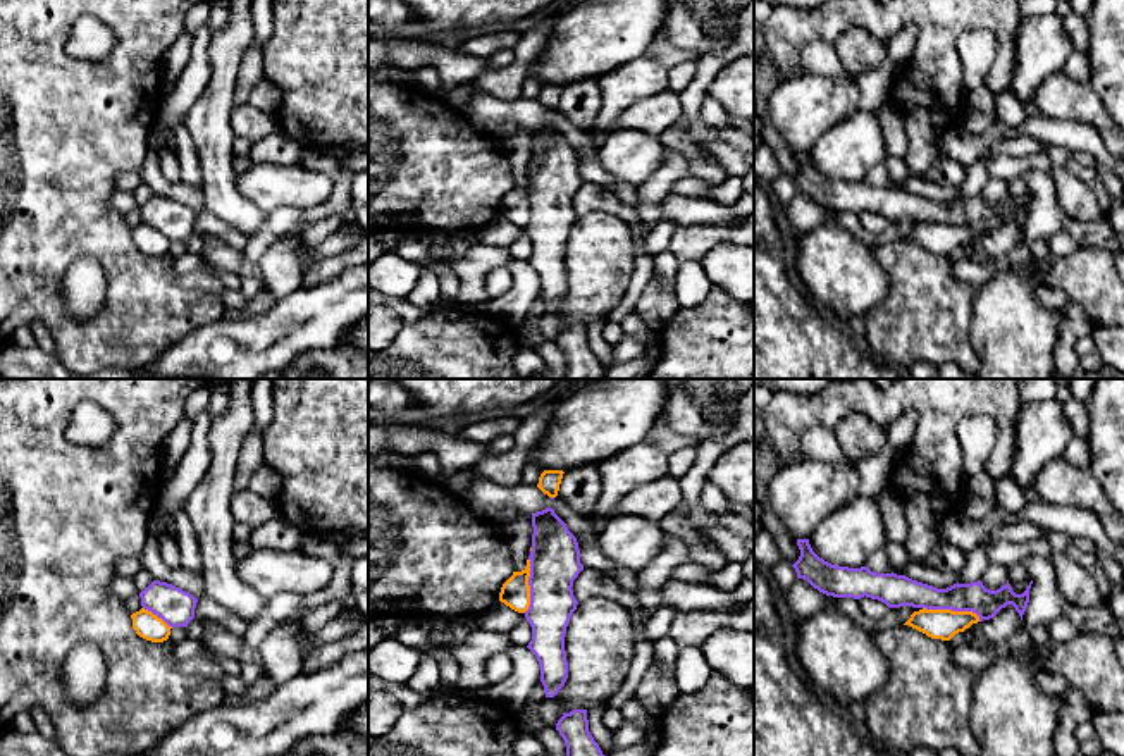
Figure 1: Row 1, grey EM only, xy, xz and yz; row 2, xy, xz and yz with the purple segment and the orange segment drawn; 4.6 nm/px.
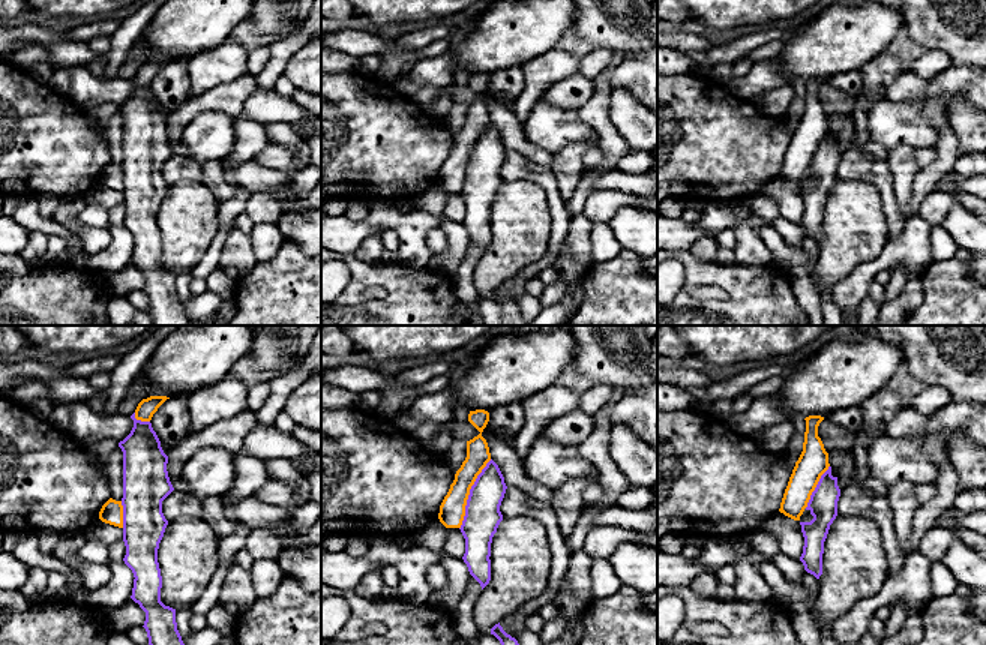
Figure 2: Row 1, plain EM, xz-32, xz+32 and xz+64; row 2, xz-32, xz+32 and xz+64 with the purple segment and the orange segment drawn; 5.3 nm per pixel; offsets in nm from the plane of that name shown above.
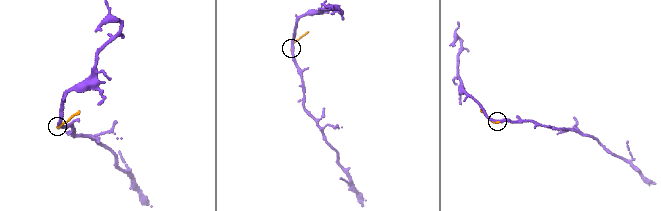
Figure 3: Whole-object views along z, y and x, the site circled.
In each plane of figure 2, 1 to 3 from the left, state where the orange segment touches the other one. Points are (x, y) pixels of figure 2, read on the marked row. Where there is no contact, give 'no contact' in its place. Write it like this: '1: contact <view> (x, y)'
1: contact xz-32 (123, 515)
2: contact xz+32 (470, 494)
3: contact xz+64 (817, 486)

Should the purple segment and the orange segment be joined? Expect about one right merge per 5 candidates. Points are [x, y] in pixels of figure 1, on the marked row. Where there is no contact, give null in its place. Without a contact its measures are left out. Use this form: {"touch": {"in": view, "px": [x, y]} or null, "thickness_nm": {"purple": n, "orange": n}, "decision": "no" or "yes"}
{"touch": {"in": "yz", "px": [952, 610]}, "thickness_nm": {"purple": 140, "orange": 140}, "decision": "no"}

